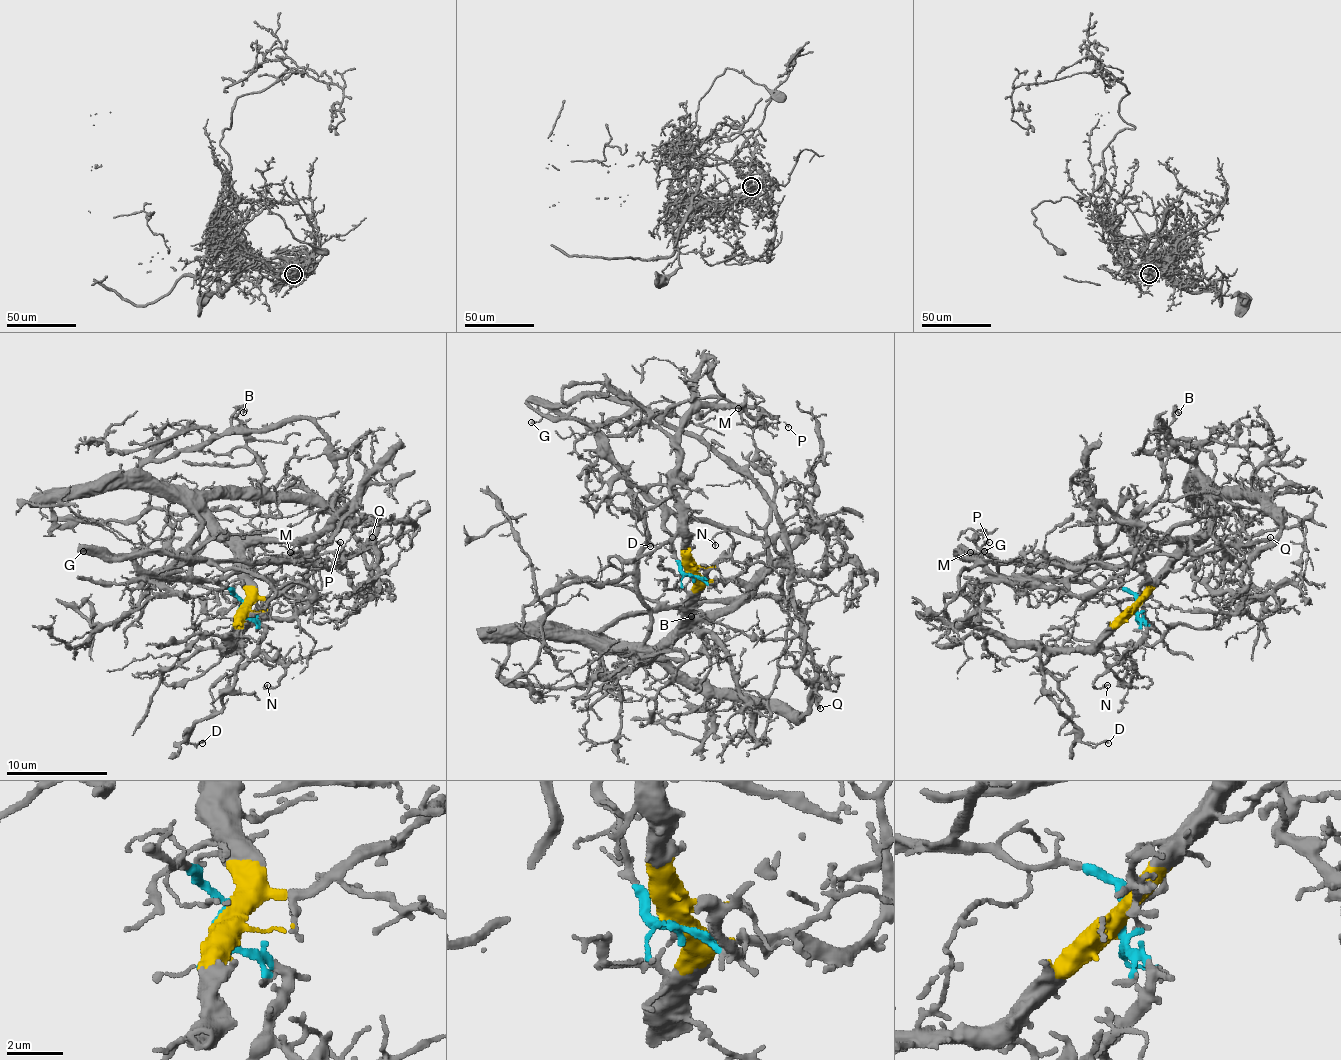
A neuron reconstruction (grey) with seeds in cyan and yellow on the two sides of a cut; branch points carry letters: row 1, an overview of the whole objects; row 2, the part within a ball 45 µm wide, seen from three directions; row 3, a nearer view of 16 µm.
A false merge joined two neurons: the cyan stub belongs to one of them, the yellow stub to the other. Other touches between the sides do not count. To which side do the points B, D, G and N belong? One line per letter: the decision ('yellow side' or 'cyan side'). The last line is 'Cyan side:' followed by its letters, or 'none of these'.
B: yellow side
D: yellow side
G: cyan side
N: cyan side
Cyan side: G, N

